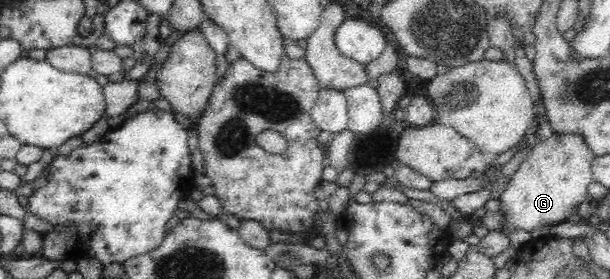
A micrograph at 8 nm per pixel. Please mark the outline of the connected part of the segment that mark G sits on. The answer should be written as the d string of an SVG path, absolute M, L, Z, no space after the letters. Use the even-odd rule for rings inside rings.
M578 133L554 134L545 141L536 142L500 192L498 212L503 215L503 224L497 231L507 235L521 229L532 233L536 229L574 221L579 207L587 200L588 185L593 182L591 164L594 159L590 147Z

